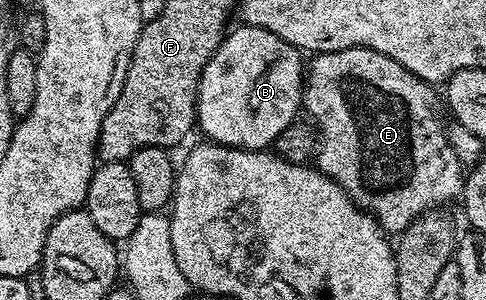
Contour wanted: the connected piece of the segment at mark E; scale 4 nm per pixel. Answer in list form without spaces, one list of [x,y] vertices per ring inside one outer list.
[[[369,48],[321,52],[313,55],[307,65],[302,108],[318,133],[315,167],[342,186],[345,194],[370,213],[385,233],[404,232],[424,213],[443,209],[443,204],[451,200],[459,201],[464,191],[465,173],[448,141],[445,121],[440,121],[436,92],[433,85],[410,74],[406,66],[391,63],[386,54]]]

